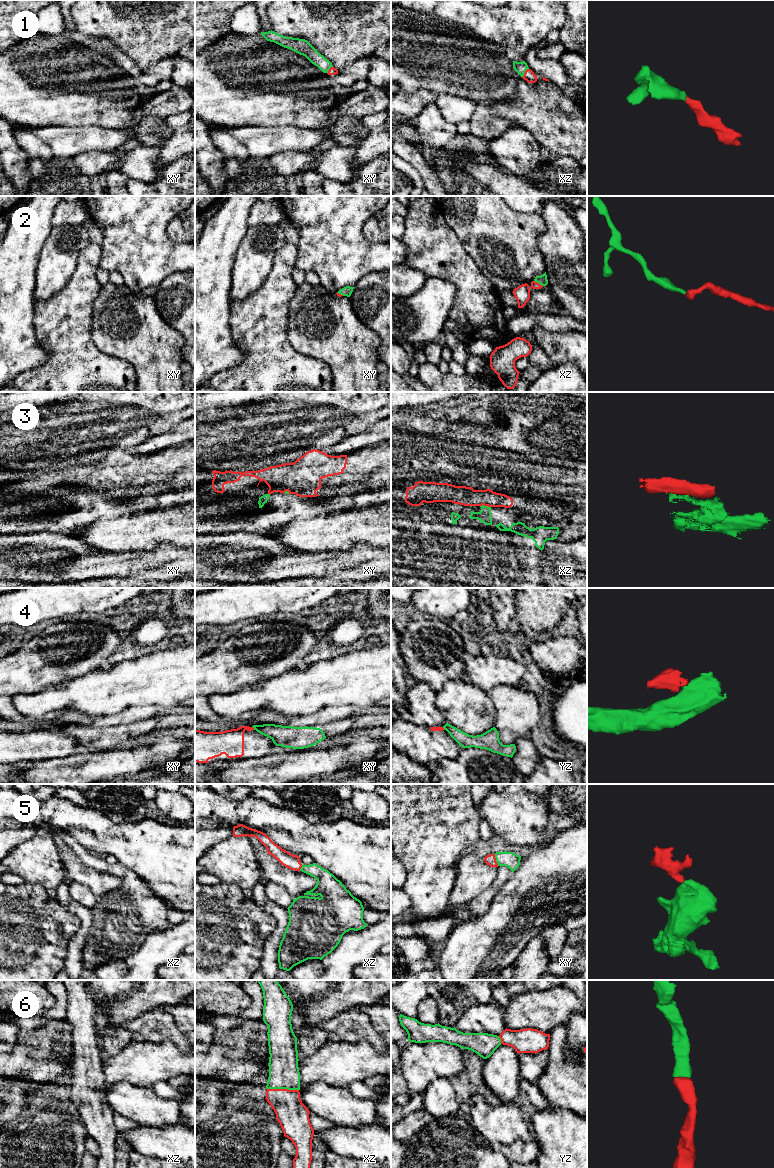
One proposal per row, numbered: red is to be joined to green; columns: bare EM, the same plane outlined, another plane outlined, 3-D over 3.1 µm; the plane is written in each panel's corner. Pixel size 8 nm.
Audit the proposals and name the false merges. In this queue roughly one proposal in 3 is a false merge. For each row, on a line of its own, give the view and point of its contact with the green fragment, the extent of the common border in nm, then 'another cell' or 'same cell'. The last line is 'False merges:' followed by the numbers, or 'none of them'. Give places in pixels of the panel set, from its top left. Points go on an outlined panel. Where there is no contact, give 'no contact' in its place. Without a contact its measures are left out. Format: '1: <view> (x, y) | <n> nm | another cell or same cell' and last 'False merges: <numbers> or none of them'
1: xz (524, 72) | 90 nm | same cell
2: xz (538, 282) | 90 nm | same cell
3: xz (485, 506) | 90 nm | another cell
4: xy (253, 727) | 40 nm | another cell
5: xy (496, 860) | 100 nm | same cell
6: xz (283, 1088) | 260 nm | same cell
False merges: 3, 4

